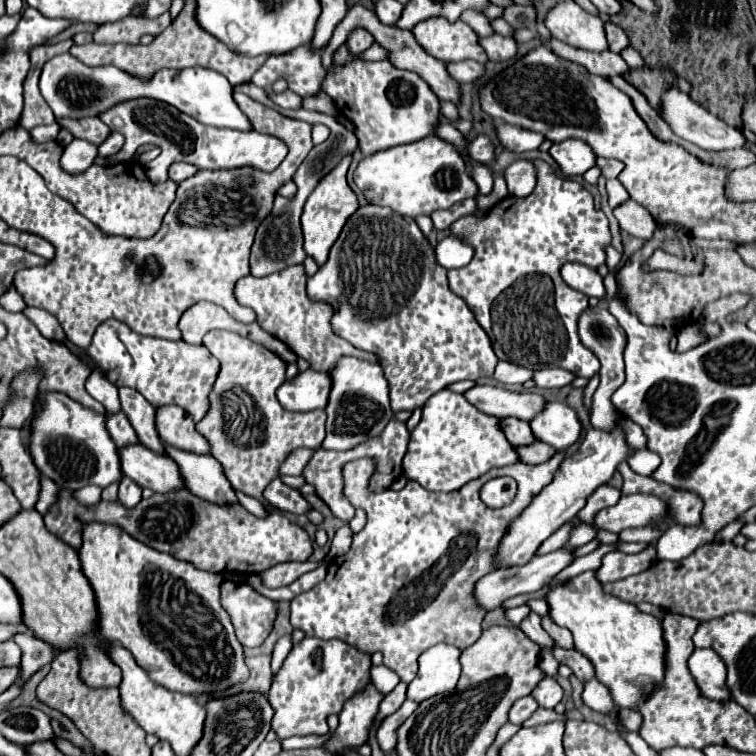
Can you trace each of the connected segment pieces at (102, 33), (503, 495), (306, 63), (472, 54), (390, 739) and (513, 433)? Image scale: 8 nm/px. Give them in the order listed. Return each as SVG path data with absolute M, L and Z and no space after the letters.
M165 12L155 20L143 20L143 18L133 18L127 16L125 20L117 20L115 24L103 24L93 36L95 42L107 42L107 44L115 44L115 42L127 42L127 44L139 44L143 34L161 34L167 26L171 24L171 14Z
M495 478L489 480L481 488L481 500L491 508L509 506L513 502L513 496L517 492L517 482L511 478Z
M295 48L293 52L285 52L285 56L271 56L255 72L251 82L261 88L271 88L281 76L285 76L289 88L299 96L317 96L321 92L321 80L325 80L321 56L307 48Z
M441 16L429 18L419 22L413 28L413 34L431 56L443 62L461 62L461 60L477 60L483 64L487 62L487 54L479 44L479 36L463 20L451 24Z
M405 700L403 706L401 706L395 714L387 716L387 718L381 722L381 726L377 728L377 742L379 742L381 750L393 750L393 748L395 748L395 742L397 742L395 730L411 716L411 712L413 712L417 706L419 706L419 704L415 704L413 700Z
M503 418L501 426L503 426L507 440L513 446L525 446L525 444L537 442L537 438L533 436L533 430L529 428L529 422L523 422L523 420L517 420L517 418Z

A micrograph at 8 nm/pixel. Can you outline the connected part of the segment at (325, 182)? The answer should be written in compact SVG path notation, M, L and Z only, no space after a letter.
M351 154L343 156L341 162L337 164L337 168L333 168L333 172L329 172L327 176L321 178L321 182L315 186L315 190L311 192L311 196L307 198L307 202L303 206L301 226L303 226L303 236L305 236L305 252L307 252L307 256L313 256L319 266L327 260L329 248L337 240L347 218L359 208L357 196L353 194L353 190L347 186L347 180L345 180L349 164L351 164Z

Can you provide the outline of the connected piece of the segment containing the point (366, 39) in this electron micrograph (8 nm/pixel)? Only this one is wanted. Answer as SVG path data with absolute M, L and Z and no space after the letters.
M355 28L355 32L349 34L349 40L347 40L347 46L353 54L365 52L365 48L369 48L371 44L373 44L373 36L369 36L365 28Z

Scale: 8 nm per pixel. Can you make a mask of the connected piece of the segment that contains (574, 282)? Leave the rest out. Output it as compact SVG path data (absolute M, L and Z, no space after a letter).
M567 262L561 268L561 276L567 285L585 292L587 296L597 296L597 298L605 296L603 278L593 268L576 262Z

